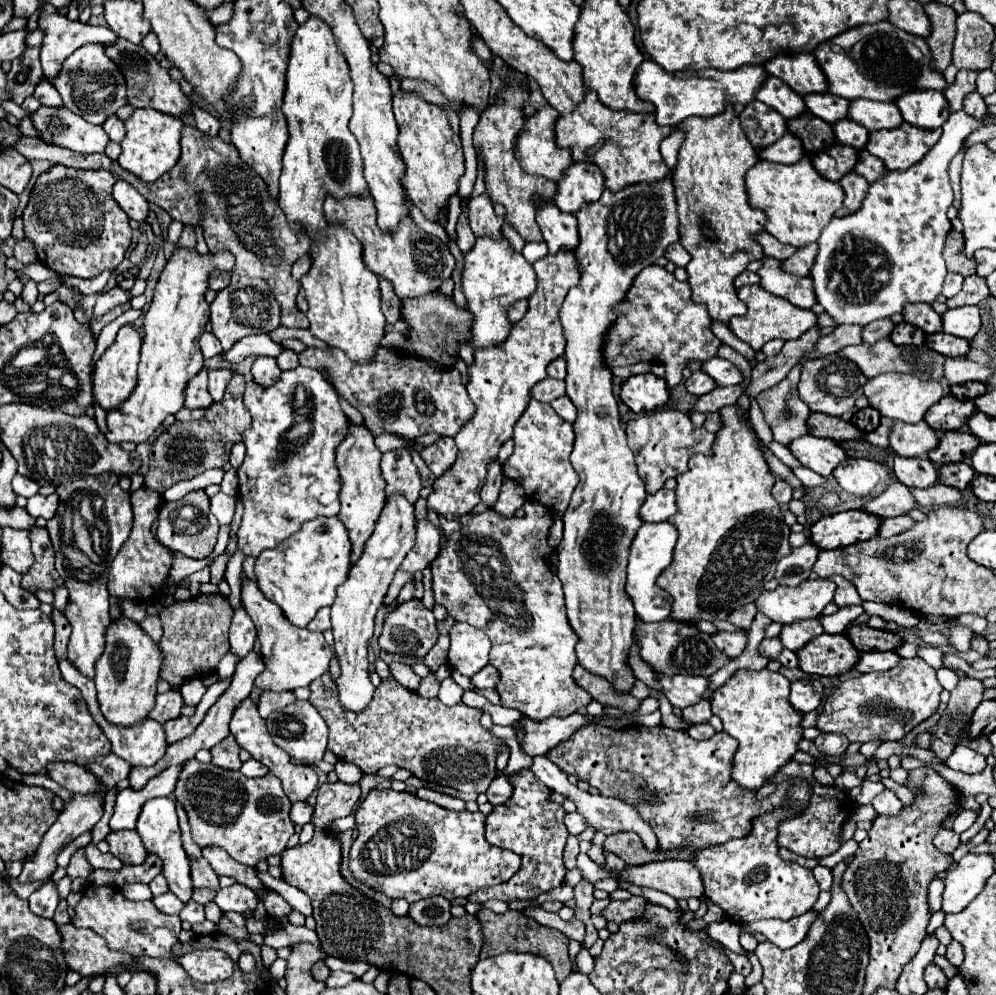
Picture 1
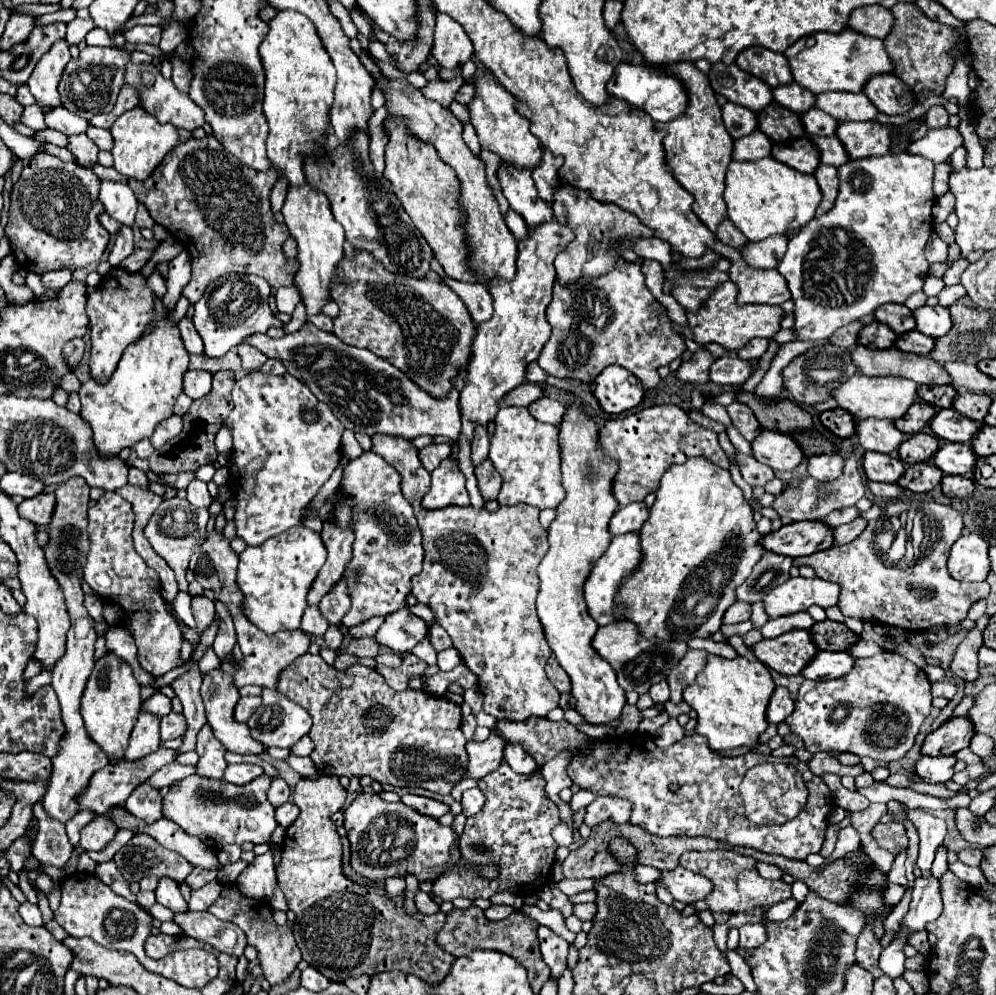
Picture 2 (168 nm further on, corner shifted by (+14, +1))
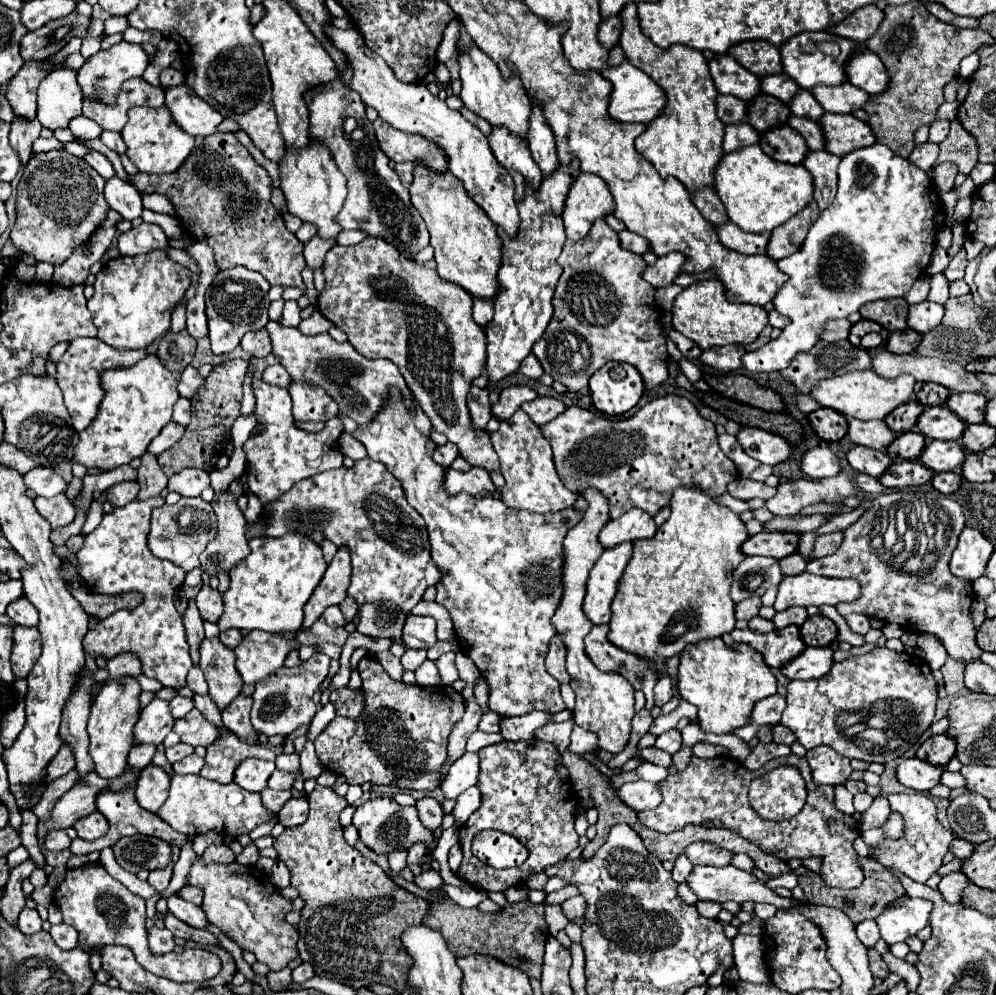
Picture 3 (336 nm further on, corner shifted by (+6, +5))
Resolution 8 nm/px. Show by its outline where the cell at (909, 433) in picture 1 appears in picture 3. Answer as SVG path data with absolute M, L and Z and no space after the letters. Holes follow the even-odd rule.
M848 420L848 440L858 446L886 452L886 444L894 440L894 432L884 424L884 420Z

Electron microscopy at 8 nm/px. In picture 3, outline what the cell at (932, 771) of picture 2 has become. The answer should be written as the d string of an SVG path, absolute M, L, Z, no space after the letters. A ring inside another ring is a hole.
M908 758L898 764L896 778L906 788L926 792L938 784L942 772L944 772L944 768L940 768L940 766L932 766L924 760L918 760L918 758Z

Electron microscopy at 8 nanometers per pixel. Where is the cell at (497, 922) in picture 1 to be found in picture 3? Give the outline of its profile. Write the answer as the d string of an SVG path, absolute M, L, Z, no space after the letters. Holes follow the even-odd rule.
M446 894L440 900L426 900L430 904L424 924L432 930L442 932L444 940L448 942L450 952L456 958L470 956L470 954L488 954L504 964L510 964L528 974L528 978L540 978L542 974L542 956L544 944L548 938L548 926L544 922L544 906L532 902L518 902L506 904L496 914L484 914L478 908L462 908L454 904Z

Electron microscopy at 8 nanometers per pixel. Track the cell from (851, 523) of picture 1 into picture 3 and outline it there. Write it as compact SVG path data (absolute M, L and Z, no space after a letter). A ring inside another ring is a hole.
M760 532L754 534L742 544L744 556L770 556L770 558L786 558L794 554L798 548L798 534L788 532Z

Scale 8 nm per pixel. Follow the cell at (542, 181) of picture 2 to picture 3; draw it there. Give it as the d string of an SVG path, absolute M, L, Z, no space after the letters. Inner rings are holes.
M538 100L534 102L534 112L530 114L530 132L526 136L530 152L536 160L536 164L540 166L540 170L544 174L552 174L554 168L560 166L558 156L556 156L556 142L554 142L554 134L550 130L550 126L546 124L546 118L542 114L542 106L538 104Z

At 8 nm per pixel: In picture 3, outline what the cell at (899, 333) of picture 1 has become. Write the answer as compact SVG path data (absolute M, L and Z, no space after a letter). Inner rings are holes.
M862 318L858 324L854 324L854 326L850 328L850 336L848 336L848 340L850 340L854 346L860 346L860 338L866 336L868 332L878 332L884 340L888 338L888 332L886 332L884 328L878 328L876 322L872 322L872 320L864 320L864 318Z

